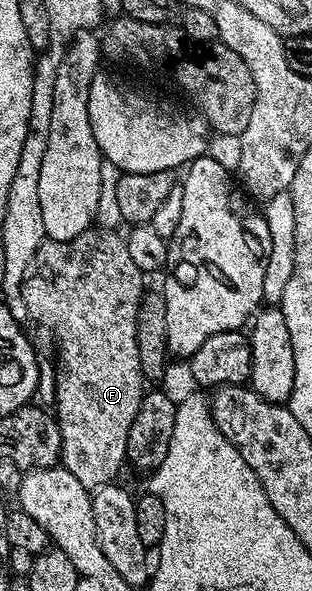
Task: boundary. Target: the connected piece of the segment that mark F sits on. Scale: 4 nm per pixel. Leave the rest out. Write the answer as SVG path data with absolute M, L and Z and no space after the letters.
M91 226L90 230L80 233L80 237L72 237L72 241L43 241L22 278L22 287L30 287L30 281L39 272L38 257L50 255L50 295L42 291L42 299L50 303L50 307L42 307L42 311L50 311L50 319L46 319L42 327L62 342L62 355L70 370L70 375L64 376L58 383L56 418L58 428L62 430L60 463L87 489L105 487L117 480L114 478L118 470L122 463L127 462L128 433L132 429L132 421L136 421L144 394L140 353L136 349L136 313L138 301L144 294L144 275L126 255L125 238L118 239L116 232L105 231L98 226Z

